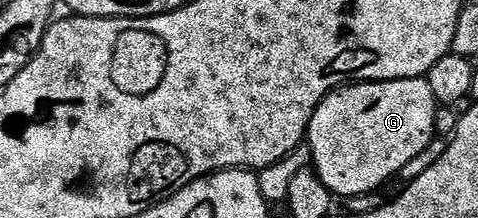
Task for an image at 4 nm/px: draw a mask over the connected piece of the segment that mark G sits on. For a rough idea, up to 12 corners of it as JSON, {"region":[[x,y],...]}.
{"region":[[429,78],[340,87],[310,118],[312,170],[366,195],[436,138]]}

